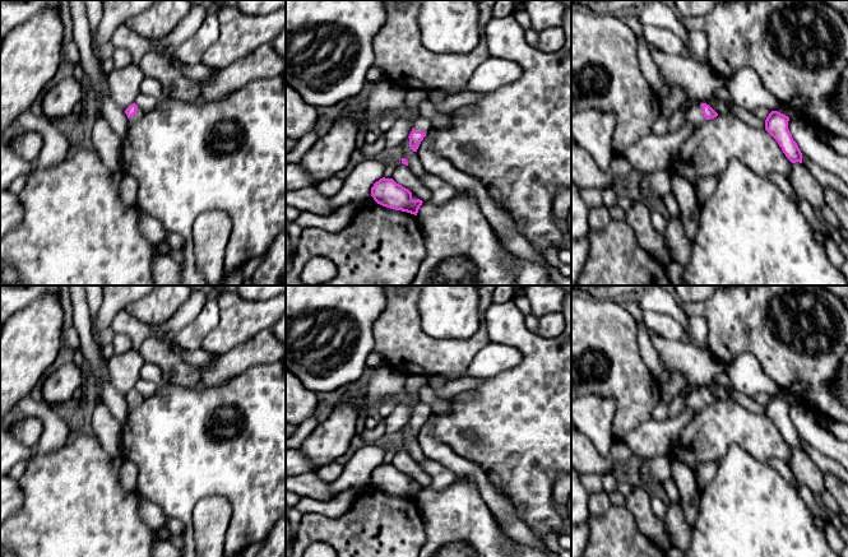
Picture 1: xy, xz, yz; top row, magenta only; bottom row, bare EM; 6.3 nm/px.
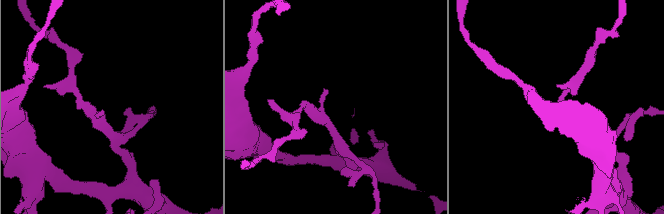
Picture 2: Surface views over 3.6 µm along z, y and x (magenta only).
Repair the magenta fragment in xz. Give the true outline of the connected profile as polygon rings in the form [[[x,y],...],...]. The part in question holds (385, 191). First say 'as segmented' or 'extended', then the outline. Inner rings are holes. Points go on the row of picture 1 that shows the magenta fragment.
as segmented; [[[380,178],[371,187],[374,200],[386,208],[407,212],[417,215],[422,200],[412,199],[412,192],[397,184],[393,178]]]

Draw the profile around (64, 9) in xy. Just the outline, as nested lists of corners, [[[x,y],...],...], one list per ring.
[[[64,0],[57,10],[61,15],[61,20],[64,24],[64,38],[62,38],[62,52],[64,52],[64,47],[73,42],[73,20],[69,3]]]

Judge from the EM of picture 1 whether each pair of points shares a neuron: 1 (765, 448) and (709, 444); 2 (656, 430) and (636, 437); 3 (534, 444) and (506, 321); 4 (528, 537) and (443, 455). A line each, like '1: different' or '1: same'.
1: same
2: same
3: same
4: same

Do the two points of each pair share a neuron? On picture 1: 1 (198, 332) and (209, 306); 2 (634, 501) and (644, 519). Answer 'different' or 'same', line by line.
1: same
2: same

